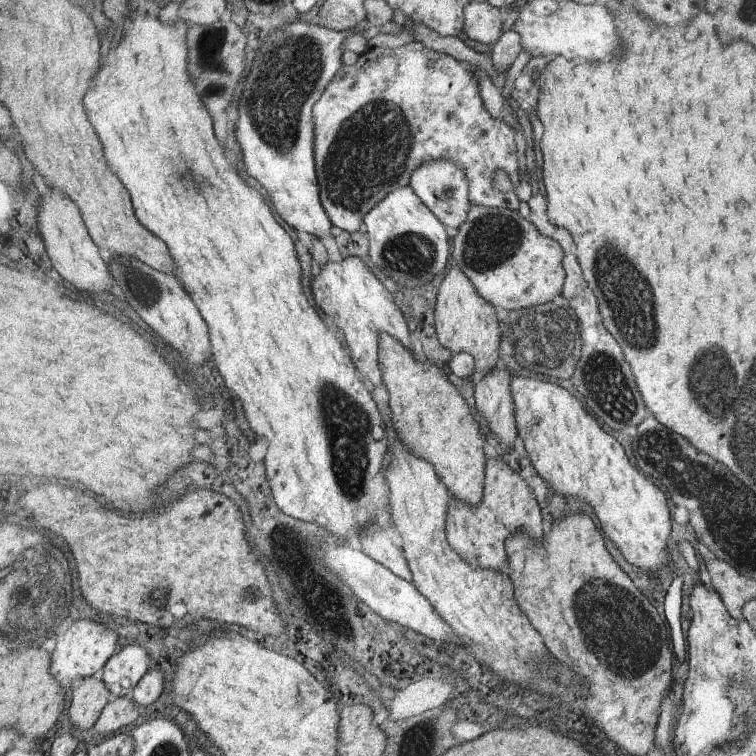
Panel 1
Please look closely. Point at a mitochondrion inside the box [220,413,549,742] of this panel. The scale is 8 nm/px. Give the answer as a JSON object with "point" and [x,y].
{"point":[297,702]}

